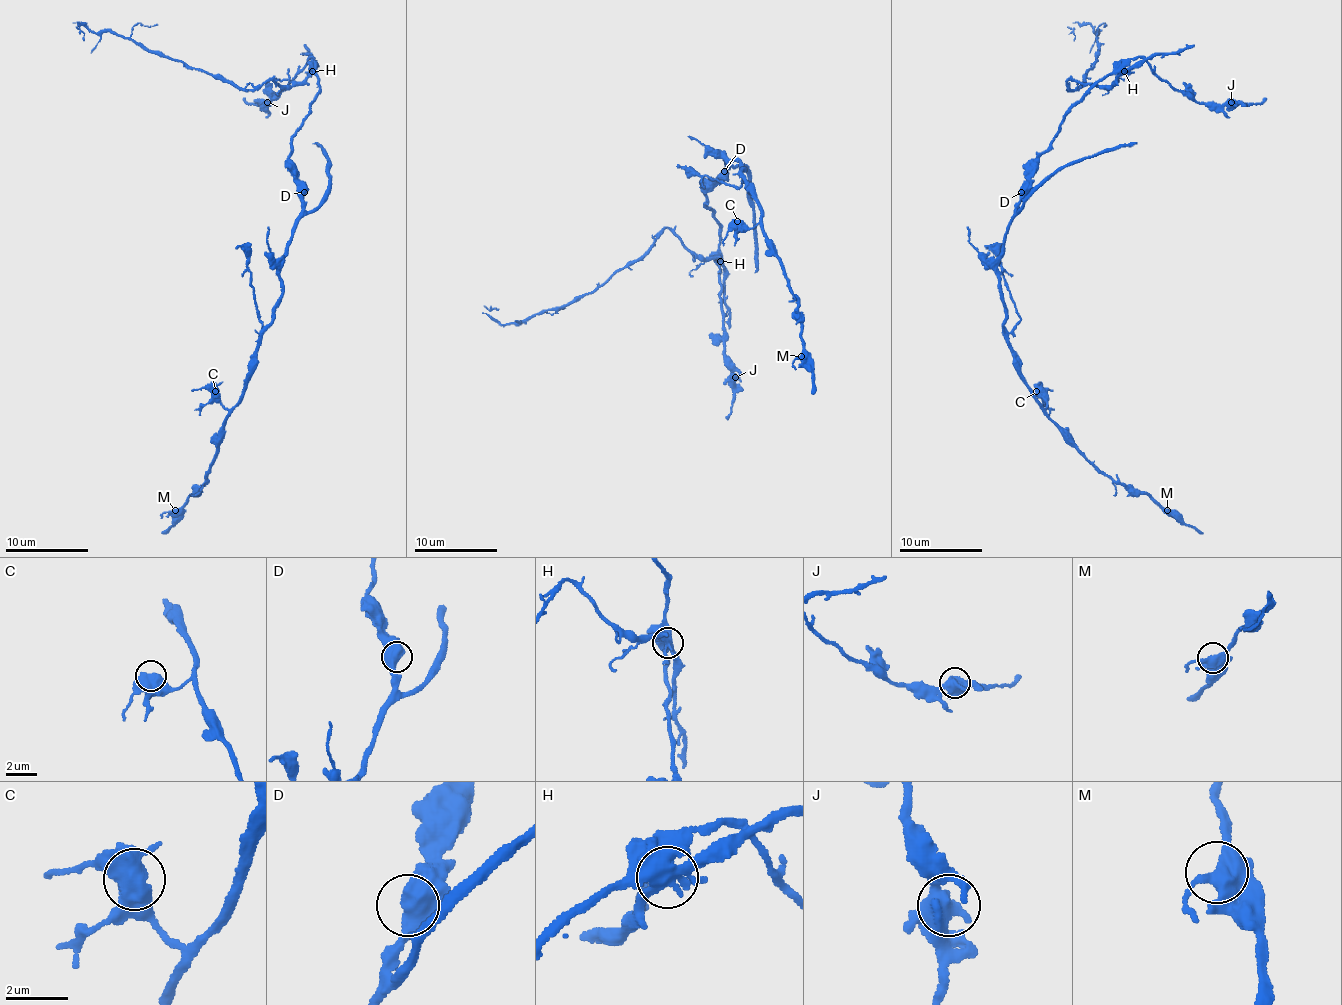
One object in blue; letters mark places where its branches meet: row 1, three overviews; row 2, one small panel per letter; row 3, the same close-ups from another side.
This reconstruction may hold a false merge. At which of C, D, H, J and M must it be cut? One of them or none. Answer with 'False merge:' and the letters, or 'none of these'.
False merge: H

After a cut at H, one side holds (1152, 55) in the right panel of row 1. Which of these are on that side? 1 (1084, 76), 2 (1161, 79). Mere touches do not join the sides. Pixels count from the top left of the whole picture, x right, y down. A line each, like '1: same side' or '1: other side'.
1: same side
2: other side

